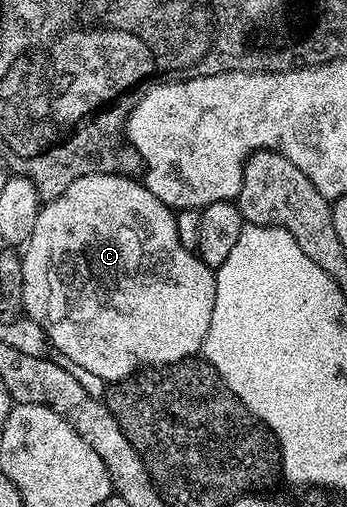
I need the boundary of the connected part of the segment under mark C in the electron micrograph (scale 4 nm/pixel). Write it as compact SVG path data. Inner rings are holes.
M93 173L76 179L56 199L45 202L39 208L36 227L32 227L32 235L24 246L21 259L22 309L25 316L32 318L44 330L47 342L57 352L66 355L69 364L92 371L107 383L113 383L131 377L143 367L185 361L187 357L195 356L201 350L216 301L215 270L209 269L195 250L180 243L180 235L176 231L175 210L169 209L160 199L156 199L156 195L152 195L152 191L148 191L148 187L141 180L123 177L121 173Z

